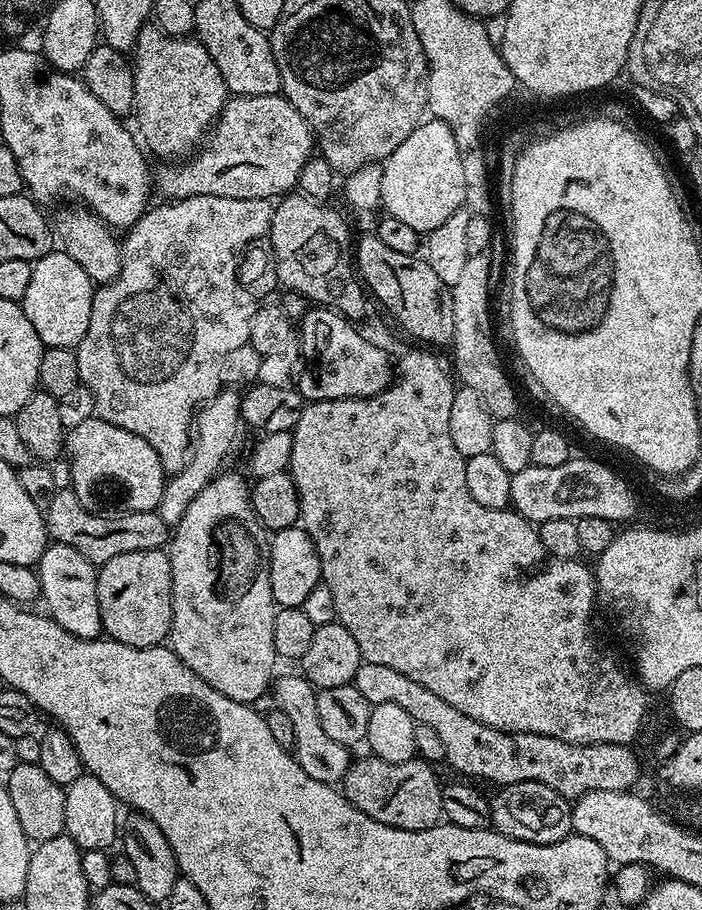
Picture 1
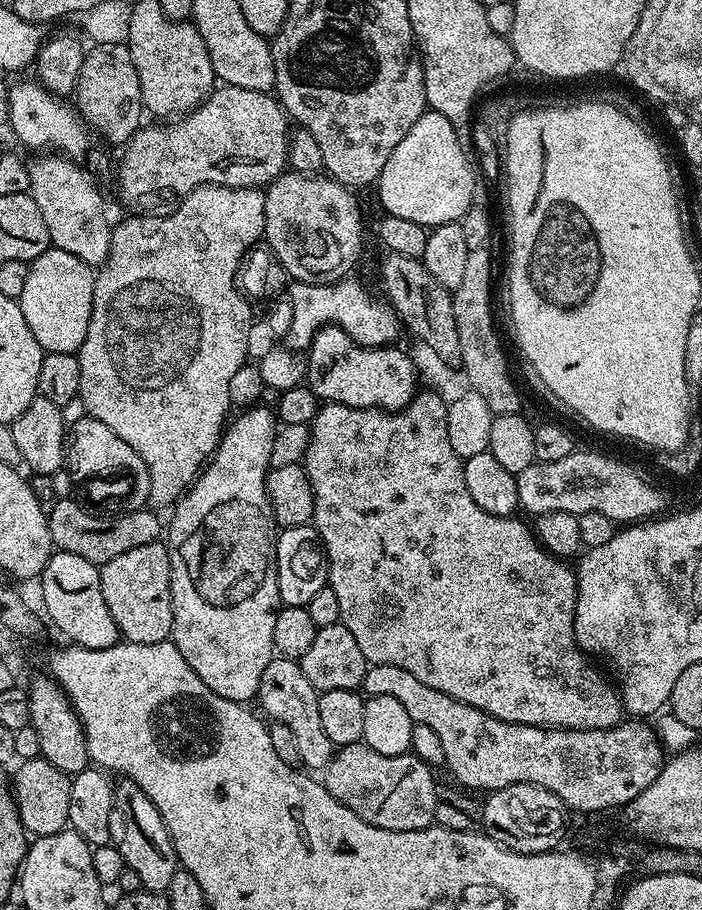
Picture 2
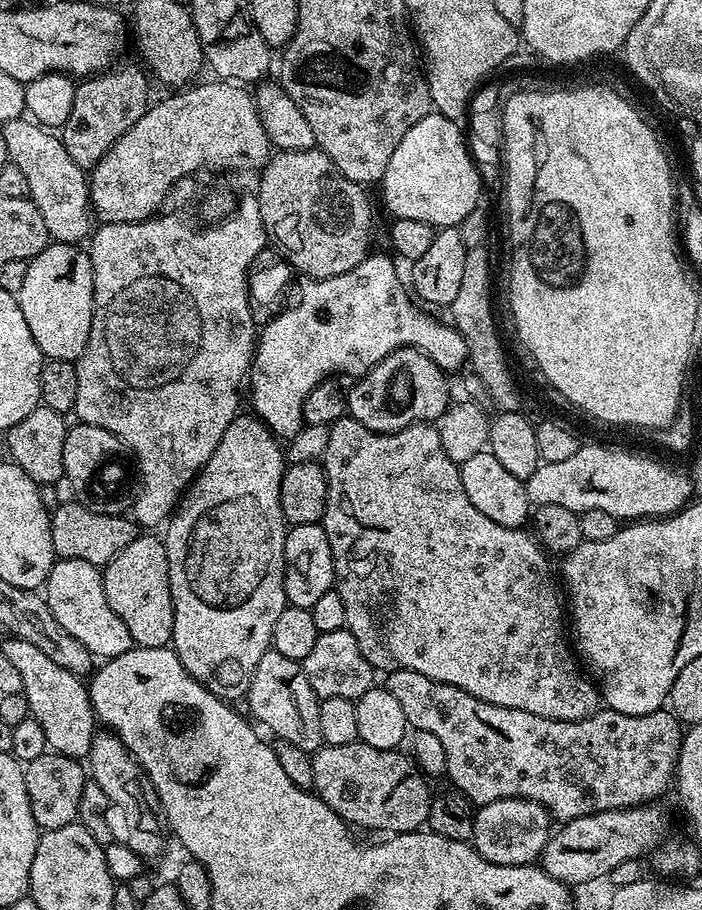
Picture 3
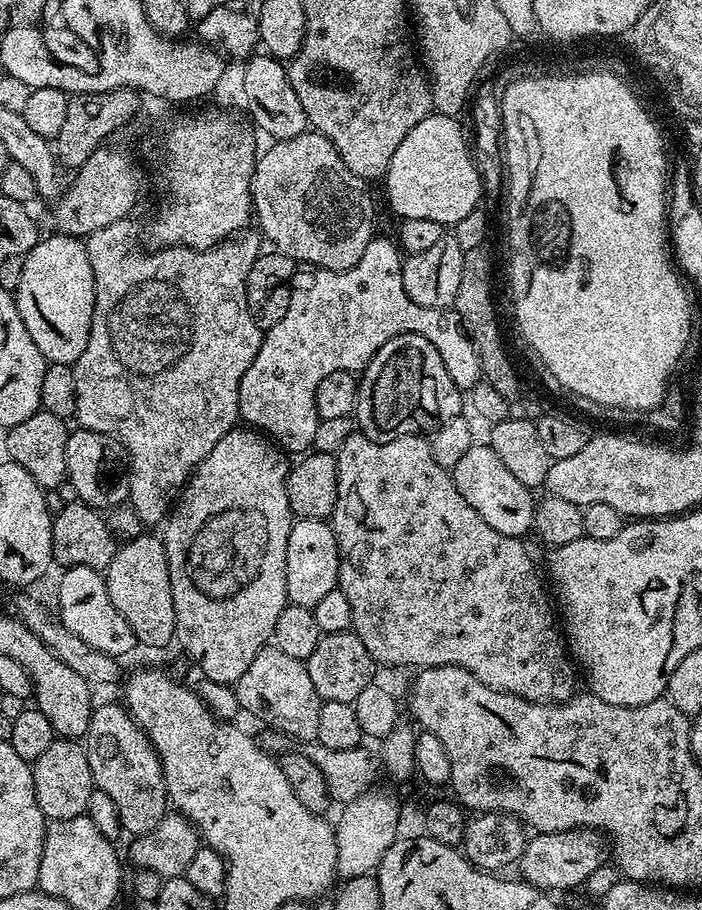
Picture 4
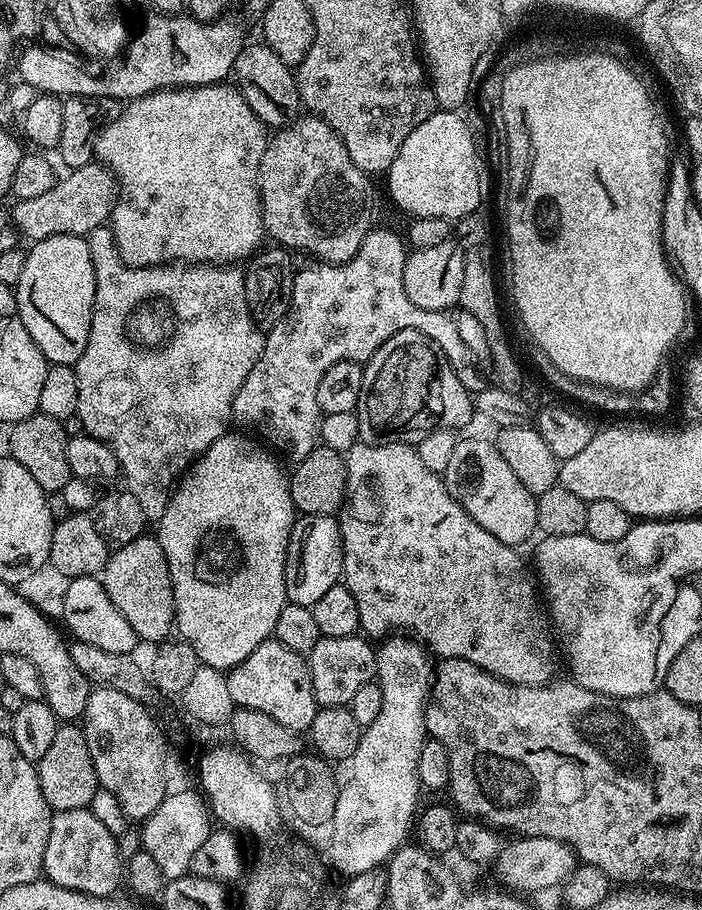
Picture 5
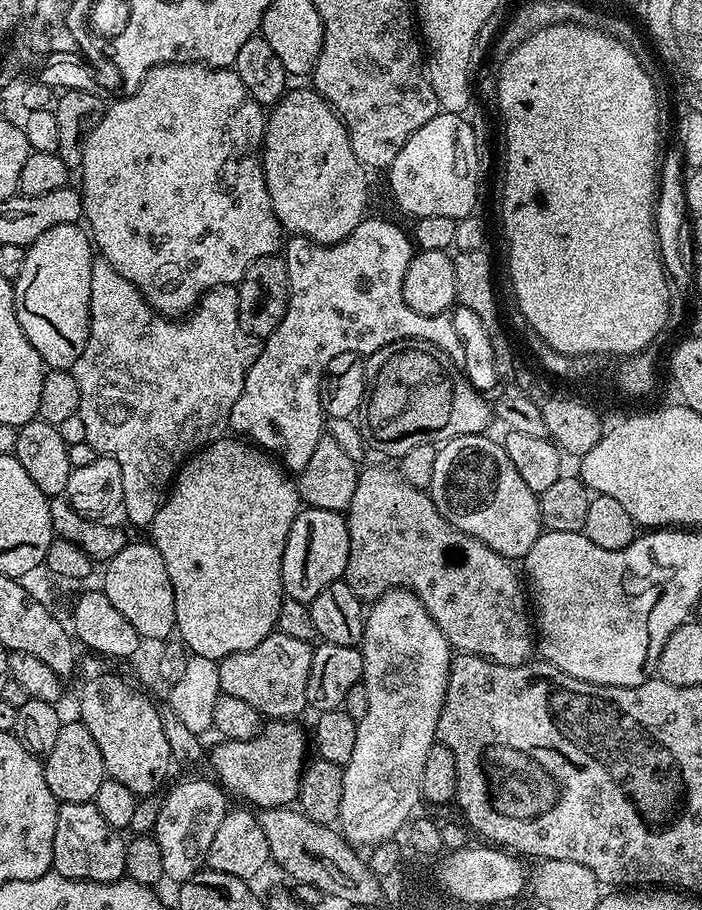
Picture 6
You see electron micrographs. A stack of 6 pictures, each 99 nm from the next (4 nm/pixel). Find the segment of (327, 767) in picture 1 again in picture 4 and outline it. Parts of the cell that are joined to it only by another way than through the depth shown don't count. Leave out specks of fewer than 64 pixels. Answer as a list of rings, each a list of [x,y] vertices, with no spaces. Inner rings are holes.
[[[266,646],[254,654],[254,662],[242,678],[234,685],[241,709],[257,716],[264,724],[293,736],[296,740],[315,741],[318,734],[318,710],[322,703],[320,695],[310,682],[310,674],[305,661],[290,658],[283,650]]]

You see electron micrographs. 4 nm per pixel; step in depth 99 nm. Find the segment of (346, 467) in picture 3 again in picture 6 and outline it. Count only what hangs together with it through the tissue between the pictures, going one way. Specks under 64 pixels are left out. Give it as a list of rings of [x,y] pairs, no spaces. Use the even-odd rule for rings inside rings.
[[[372,464],[369,468],[361,467],[356,478],[354,498],[350,502],[350,506],[346,509],[346,519],[348,521],[348,533],[350,534],[350,554],[348,555],[346,570],[342,579],[350,586],[350,590],[354,590],[354,594],[359,600],[362,602],[373,602],[379,599],[380,596],[386,595],[392,589],[408,589],[421,600],[422,606],[429,612],[429,616],[437,624],[438,630],[448,639],[450,648],[457,653],[466,656],[481,656],[482,658],[493,660],[506,666],[527,664],[533,659],[534,628],[530,623],[530,604],[526,599],[526,588],[522,583],[521,573],[519,571],[516,573],[512,569],[515,568],[513,561],[506,559],[504,556],[499,556],[494,550],[490,550],[488,546],[483,544],[482,541],[475,540],[474,537],[468,536],[466,533],[460,532],[455,528],[435,508],[434,502],[425,489],[410,486],[407,480],[401,477],[395,467],[383,468],[380,464]]]

